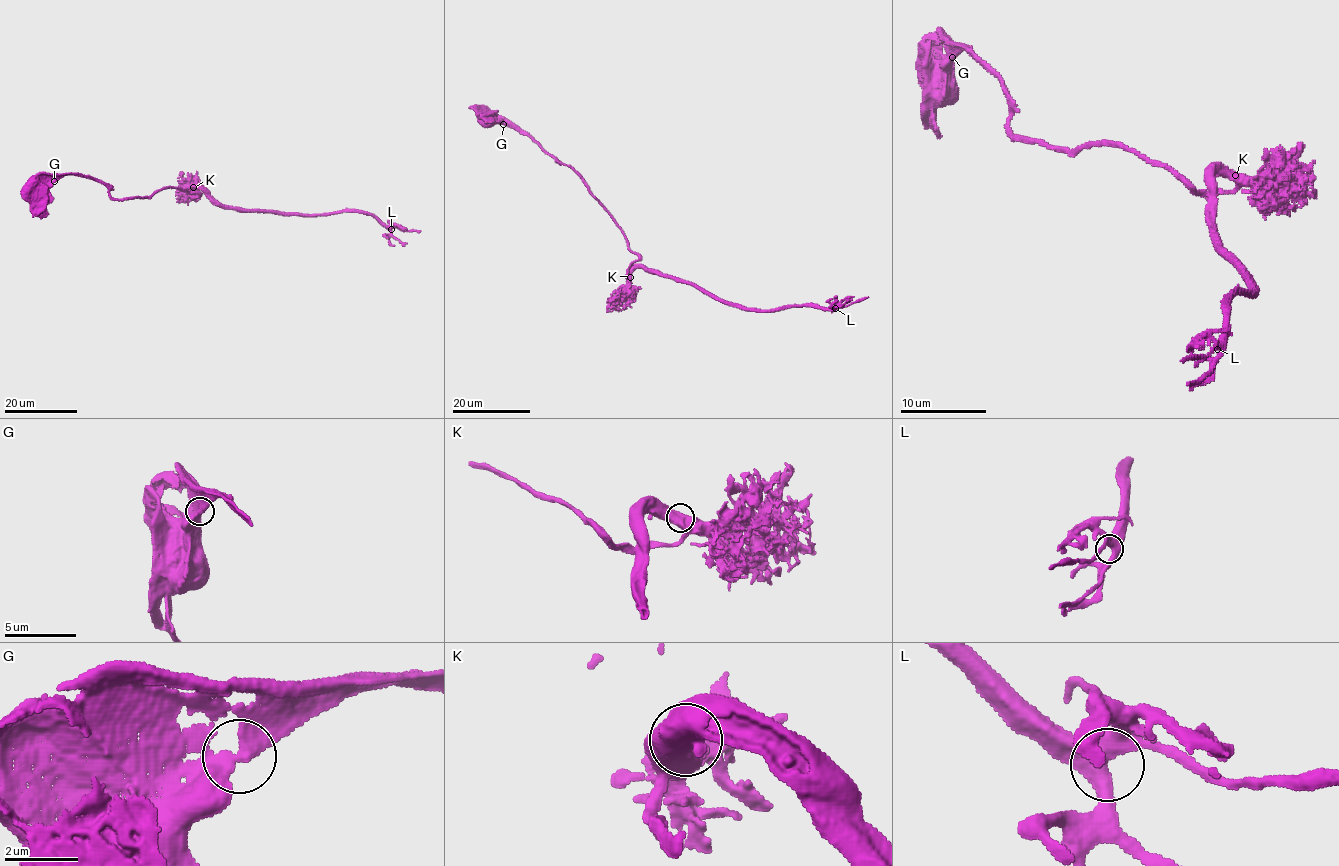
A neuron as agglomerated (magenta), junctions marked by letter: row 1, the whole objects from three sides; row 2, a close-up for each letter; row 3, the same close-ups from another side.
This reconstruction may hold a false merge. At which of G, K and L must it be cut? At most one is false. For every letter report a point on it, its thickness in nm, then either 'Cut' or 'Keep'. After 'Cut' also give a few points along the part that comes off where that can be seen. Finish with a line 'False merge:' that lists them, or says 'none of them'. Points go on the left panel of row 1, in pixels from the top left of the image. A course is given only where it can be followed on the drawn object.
G: Place: (54, 181). Thickness 400 nm. Keep
K: Place: (193, 187). Thickness 800 nm. Keep
L: Place: (391, 229). Thickness 440 nm. Keep
False merge: none of them

